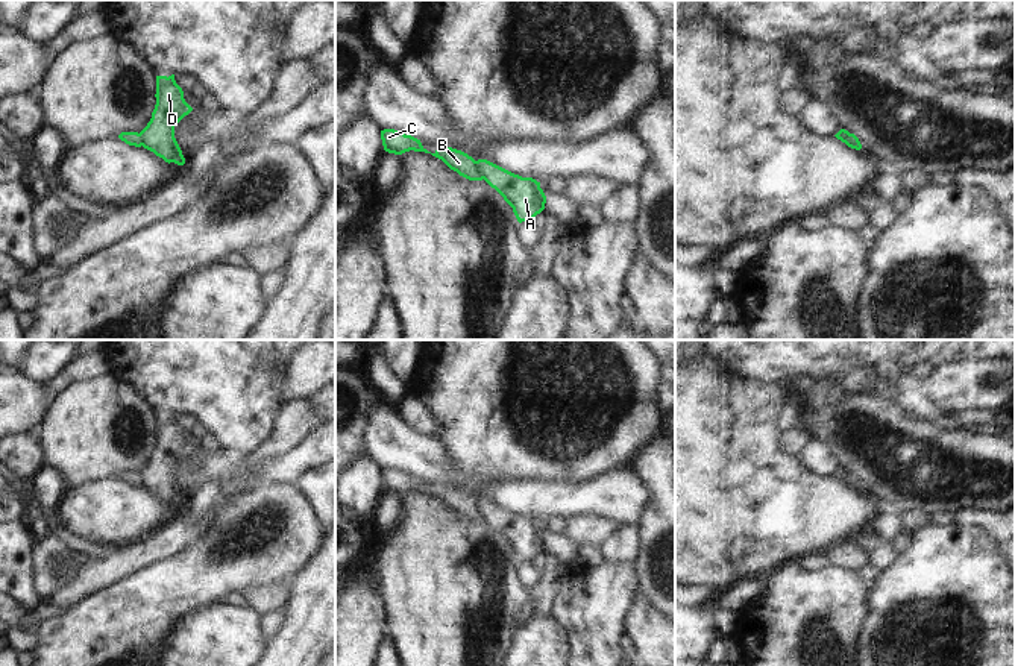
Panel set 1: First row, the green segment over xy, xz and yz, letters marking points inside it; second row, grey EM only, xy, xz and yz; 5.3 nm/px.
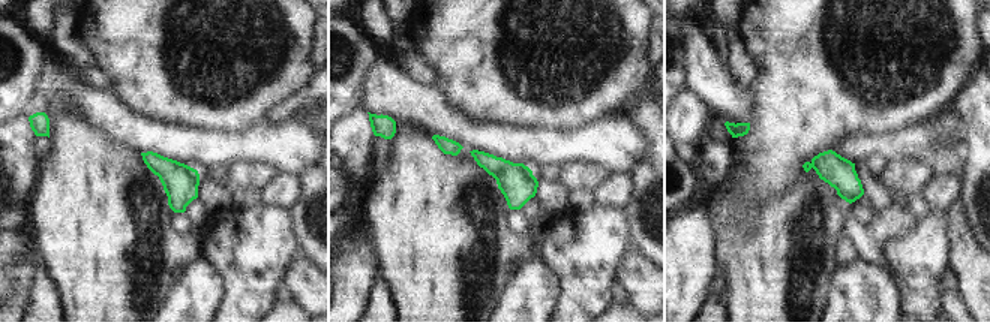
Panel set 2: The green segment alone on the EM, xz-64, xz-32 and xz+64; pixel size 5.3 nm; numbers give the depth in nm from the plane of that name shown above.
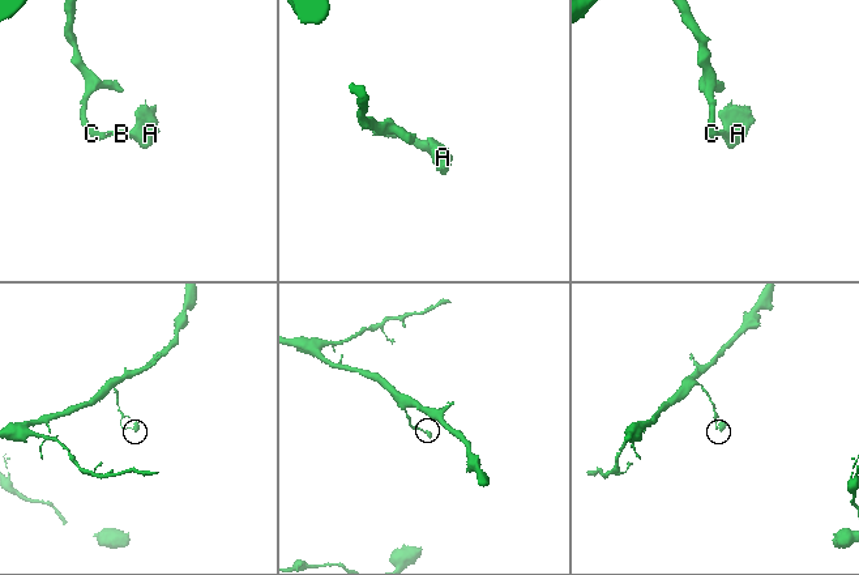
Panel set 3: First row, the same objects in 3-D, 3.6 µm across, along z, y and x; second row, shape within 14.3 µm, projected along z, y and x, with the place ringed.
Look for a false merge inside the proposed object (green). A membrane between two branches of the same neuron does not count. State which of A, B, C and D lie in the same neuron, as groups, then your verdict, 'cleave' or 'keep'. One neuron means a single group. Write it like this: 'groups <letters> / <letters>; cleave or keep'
groups A D / B C; cleave

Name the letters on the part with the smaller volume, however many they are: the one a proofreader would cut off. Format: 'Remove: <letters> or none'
Remove: A, D

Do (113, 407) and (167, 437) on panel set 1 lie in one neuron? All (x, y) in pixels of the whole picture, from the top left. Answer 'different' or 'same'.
different

